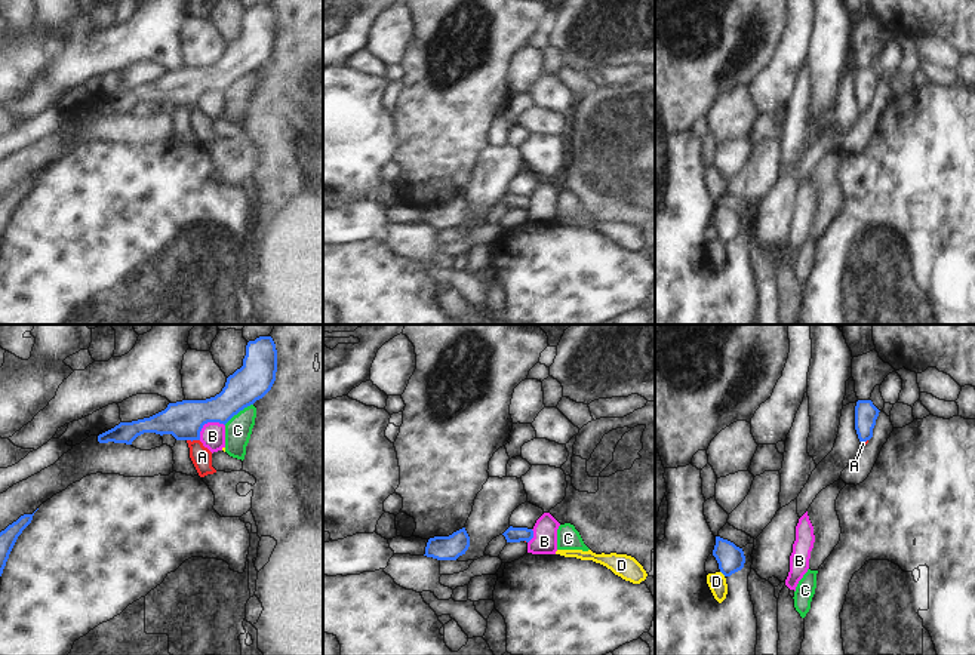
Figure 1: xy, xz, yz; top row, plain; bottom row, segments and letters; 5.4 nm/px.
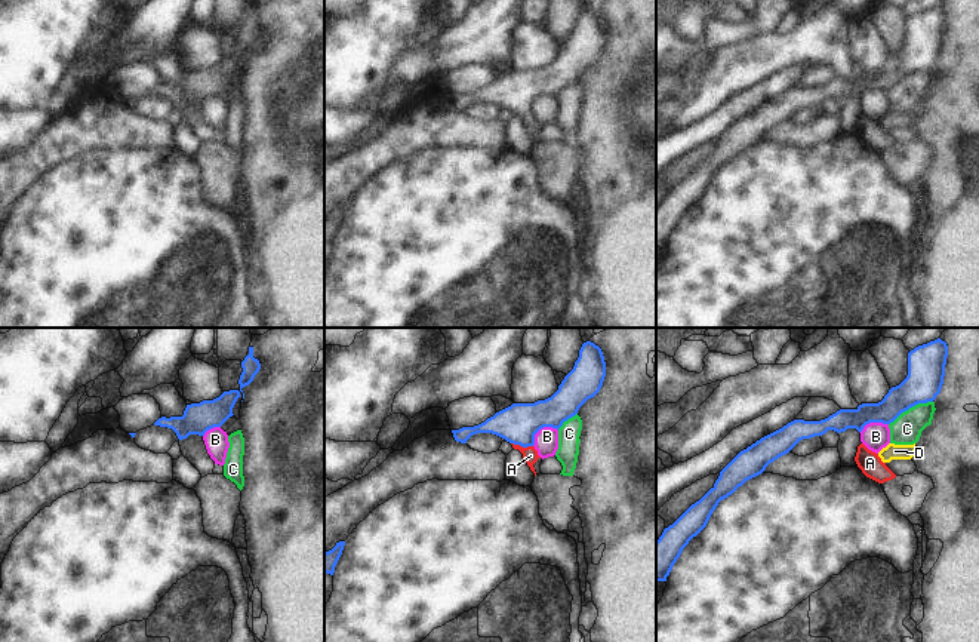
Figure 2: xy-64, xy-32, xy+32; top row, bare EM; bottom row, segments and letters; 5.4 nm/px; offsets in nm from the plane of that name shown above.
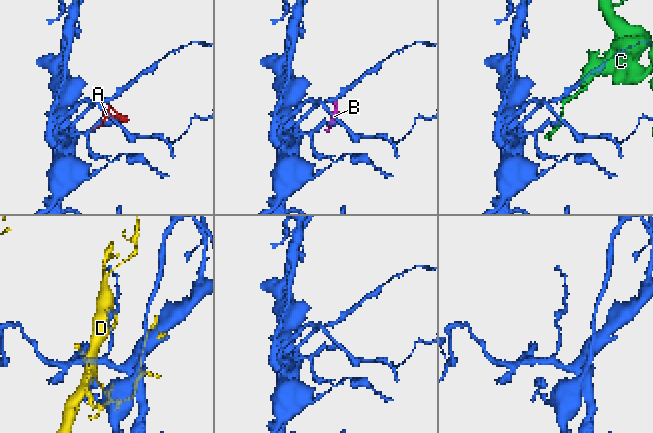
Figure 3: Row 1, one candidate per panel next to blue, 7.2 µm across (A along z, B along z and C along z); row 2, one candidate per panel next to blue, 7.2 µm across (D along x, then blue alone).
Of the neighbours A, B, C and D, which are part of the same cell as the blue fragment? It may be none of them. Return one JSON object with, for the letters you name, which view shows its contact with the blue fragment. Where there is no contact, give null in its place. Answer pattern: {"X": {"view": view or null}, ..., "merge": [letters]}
{"A": {"view": "xy"}, "merge": ["A"]}

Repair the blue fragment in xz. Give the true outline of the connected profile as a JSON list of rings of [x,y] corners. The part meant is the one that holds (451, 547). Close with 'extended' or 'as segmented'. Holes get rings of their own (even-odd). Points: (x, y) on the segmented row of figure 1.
[[[462,528],[449,536],[430,538],[424,556],[437,560],[456,560],[459,556],[465,554],[468,547],[470,536],[465,528]]] | as segmented

